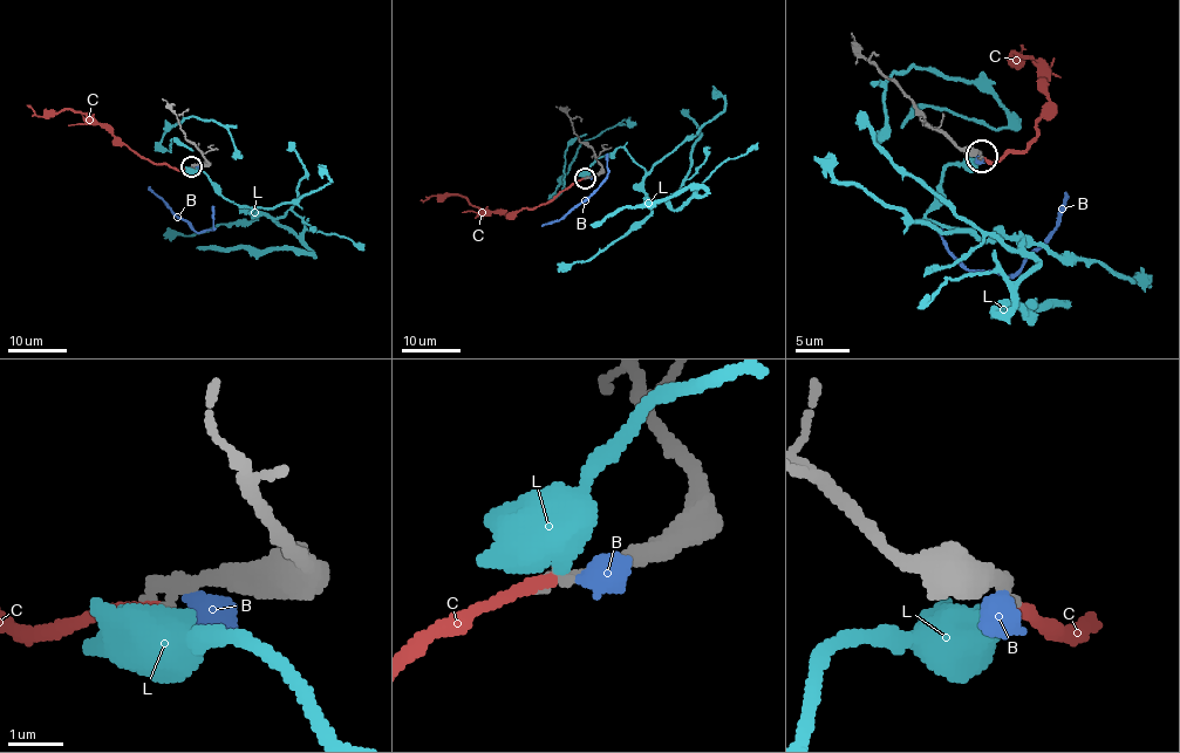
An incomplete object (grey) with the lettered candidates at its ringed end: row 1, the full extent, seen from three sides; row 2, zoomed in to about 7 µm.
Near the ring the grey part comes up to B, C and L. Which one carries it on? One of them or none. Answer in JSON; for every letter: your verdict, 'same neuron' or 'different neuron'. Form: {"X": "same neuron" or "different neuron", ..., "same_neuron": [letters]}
{"B": "different neuron", "C": "different neuron", "L": "different neuron", "same_neuron": []}

